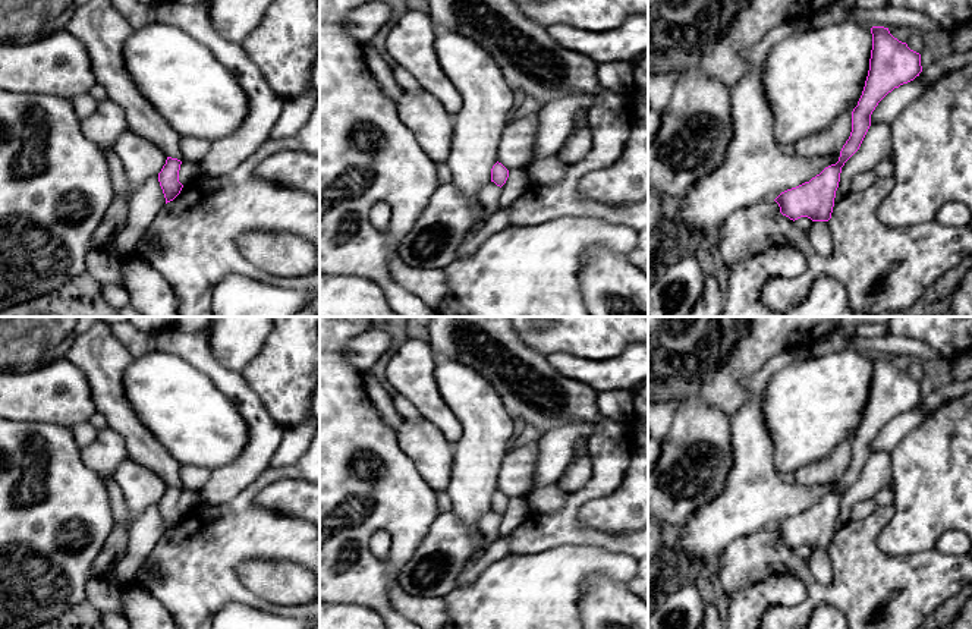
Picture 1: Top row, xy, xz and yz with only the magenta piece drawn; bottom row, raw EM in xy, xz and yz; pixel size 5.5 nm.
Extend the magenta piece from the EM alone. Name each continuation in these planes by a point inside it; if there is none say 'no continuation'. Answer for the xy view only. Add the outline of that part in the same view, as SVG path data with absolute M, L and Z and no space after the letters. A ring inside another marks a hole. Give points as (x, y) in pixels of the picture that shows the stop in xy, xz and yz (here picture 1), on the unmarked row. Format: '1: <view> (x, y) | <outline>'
no continuation

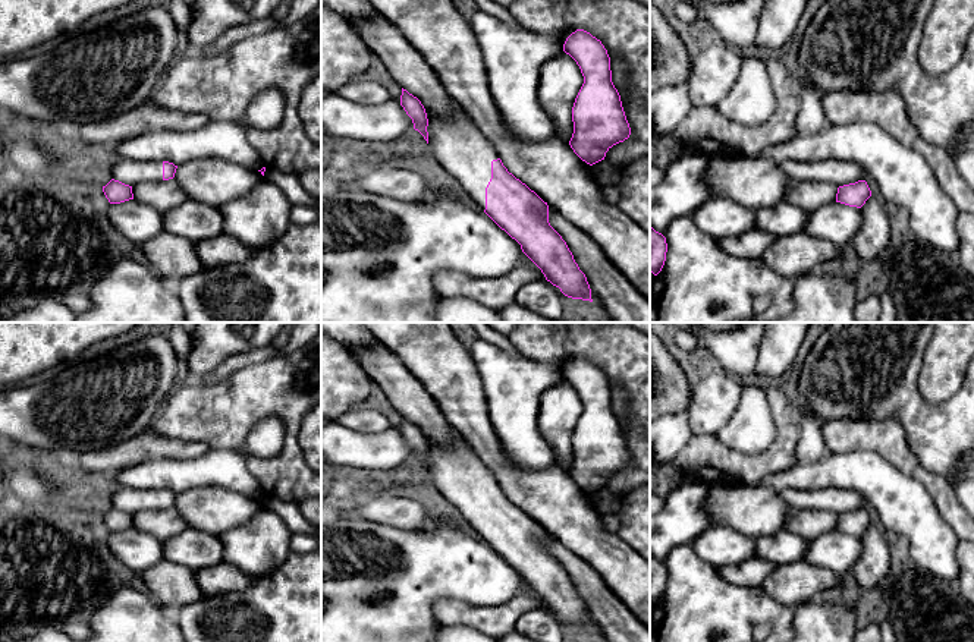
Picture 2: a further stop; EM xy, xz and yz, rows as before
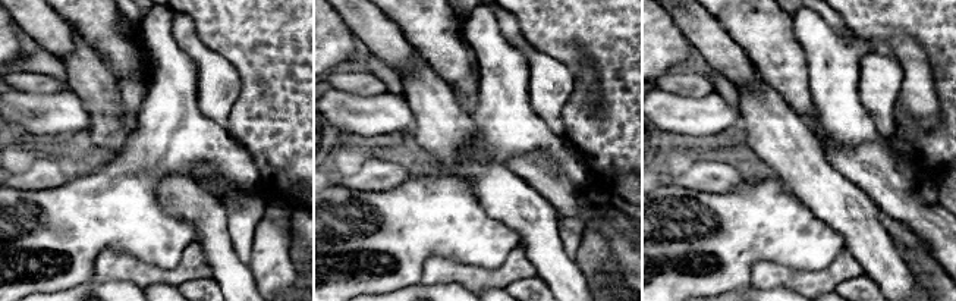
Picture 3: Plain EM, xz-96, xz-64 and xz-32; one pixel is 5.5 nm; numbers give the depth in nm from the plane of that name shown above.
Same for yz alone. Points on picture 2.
1: yz (836, 500) | M783 490L779 494L794 510L827 510L836 516L863 509L865 500L852 490Z

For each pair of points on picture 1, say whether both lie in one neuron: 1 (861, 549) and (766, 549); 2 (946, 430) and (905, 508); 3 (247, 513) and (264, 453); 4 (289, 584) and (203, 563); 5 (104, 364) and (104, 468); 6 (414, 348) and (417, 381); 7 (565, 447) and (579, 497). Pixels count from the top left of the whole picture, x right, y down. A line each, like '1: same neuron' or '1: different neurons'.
1: same neuron
2: same neuron
3: different neurons
4: different neurons
5: different neurons
6: same neuron
7: different neurons

